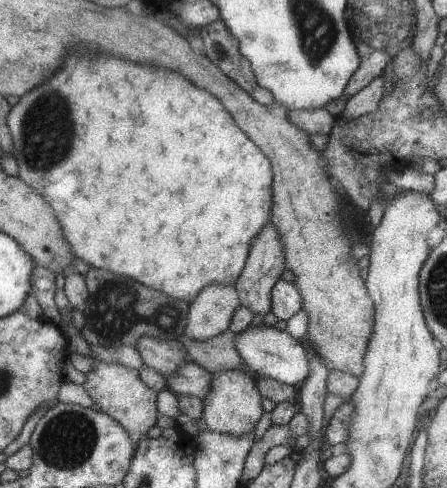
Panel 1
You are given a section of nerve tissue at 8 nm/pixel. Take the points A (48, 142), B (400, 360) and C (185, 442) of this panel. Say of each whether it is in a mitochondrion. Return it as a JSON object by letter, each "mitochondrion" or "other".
{"A":"mitochondrion","B":"other","C":"other"}

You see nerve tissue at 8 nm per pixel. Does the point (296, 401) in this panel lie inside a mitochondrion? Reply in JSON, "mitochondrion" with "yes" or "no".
{"mitochondrion":"no"}

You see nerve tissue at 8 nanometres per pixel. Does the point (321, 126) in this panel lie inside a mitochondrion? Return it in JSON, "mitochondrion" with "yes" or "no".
{"mitochondrion":"no"}

